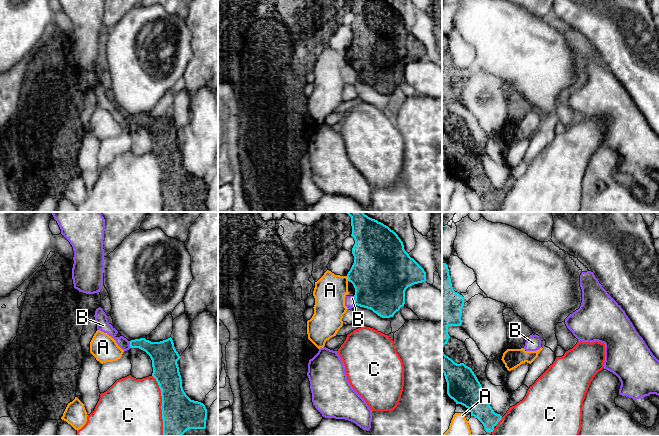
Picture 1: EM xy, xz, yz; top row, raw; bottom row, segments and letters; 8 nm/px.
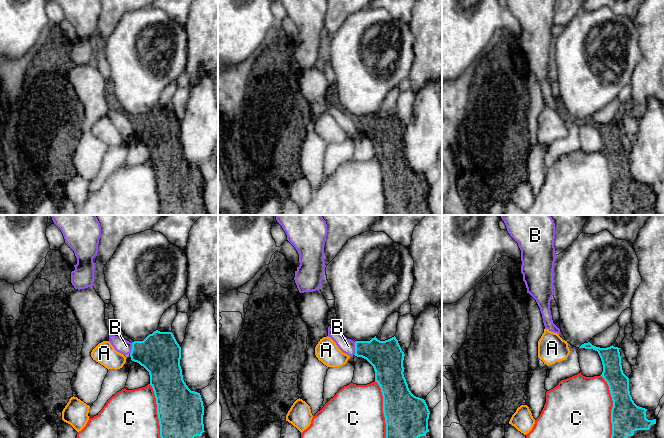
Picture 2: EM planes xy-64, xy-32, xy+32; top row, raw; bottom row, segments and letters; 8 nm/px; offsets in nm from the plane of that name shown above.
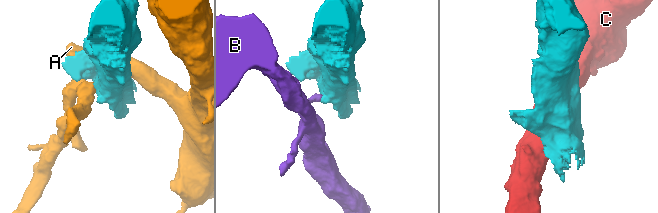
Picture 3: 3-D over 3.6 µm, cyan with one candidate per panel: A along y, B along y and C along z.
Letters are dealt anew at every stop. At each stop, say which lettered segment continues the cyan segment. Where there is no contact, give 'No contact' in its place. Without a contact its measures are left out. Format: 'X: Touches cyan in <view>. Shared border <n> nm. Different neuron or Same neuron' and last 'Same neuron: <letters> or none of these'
A: Touches cyan in xz. Shared border 40 nm. Different neuron
B: Touches cyan in xz. Shared border 70 nm. Different neuron
C: Touches cyan in xy. Shared border 500 nm. Different neuron
Same neuron: none of these

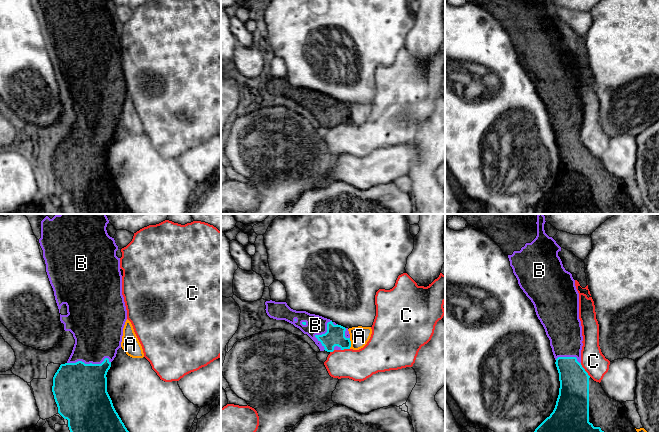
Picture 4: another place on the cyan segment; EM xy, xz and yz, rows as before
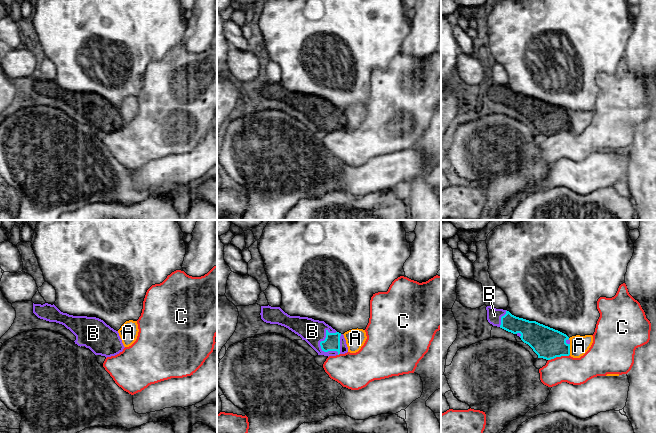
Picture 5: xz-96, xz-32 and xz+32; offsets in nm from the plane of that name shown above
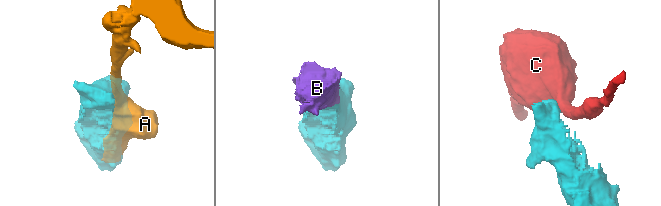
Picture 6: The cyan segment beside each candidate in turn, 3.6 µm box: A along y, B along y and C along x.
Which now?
A: Touches cyan in xz. Shared border 90 nm. Different neuron
B: Touches cyan in xz. Shared border 240 nm. Same neuron
C: Touches cyan in yz. Shared border 140 nm. Different neuron
Same neuron: B

